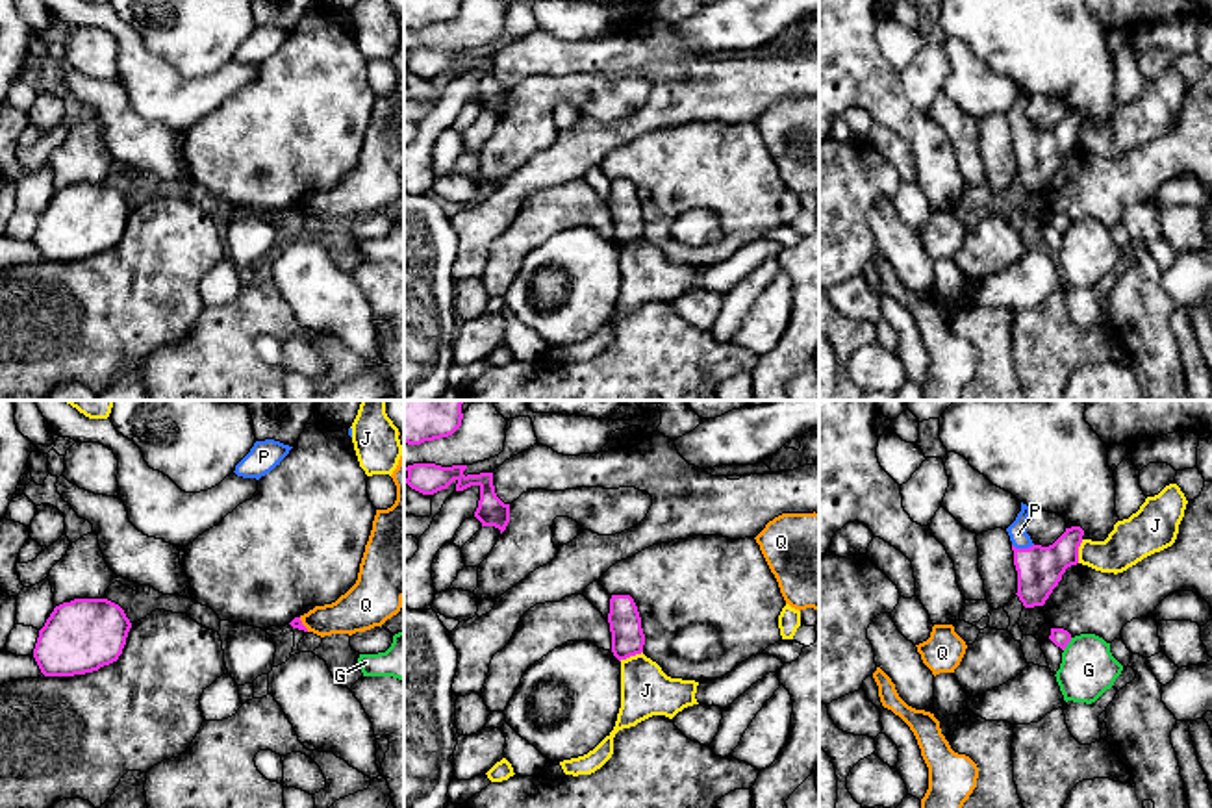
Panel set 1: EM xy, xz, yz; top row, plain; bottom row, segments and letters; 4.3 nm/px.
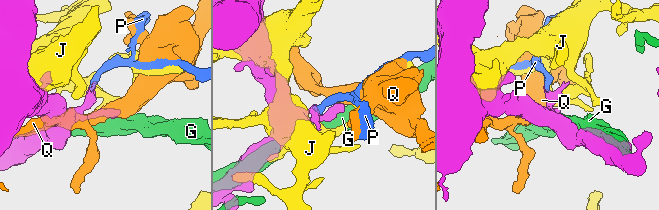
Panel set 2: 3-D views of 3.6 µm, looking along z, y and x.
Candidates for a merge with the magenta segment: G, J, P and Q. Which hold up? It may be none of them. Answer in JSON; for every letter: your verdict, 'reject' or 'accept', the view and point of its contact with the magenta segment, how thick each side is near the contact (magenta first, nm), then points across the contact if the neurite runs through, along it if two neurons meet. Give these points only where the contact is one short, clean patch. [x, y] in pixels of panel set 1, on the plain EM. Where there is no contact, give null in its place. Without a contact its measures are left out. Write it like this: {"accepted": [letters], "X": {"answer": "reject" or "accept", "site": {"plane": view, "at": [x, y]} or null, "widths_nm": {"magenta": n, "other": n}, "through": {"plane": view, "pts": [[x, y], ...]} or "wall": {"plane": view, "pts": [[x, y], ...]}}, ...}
{"accepted": ["P"], "G": {"answer": "reject", "site": {"plane": "yz", "at": [1068, 227]}, "widths_nm": {"magenta": 80, "other": 240}}, "J": {"answer": "reject", "site": {"plane": "yz", "at": [1077, 136]}, "widths_nm": {"magenta": 200, "other": 190}}, "P": {"answer": "accept", "site": {"plane": "yz", "at": [1023, 134]}, "widths_nm": {"magenta": 200, "other": 80}, "through": {"plane": "yz", "pts": [[1040, 154], [1023, 134], [1018, 119]]}}, "Q": {"answer": "reject", "site": {"plane": "xy", "at": [302, 210]}, "widths_nm": {"magenta": 50, "other": 190}}}

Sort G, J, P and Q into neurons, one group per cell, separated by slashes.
G / J / P / Q

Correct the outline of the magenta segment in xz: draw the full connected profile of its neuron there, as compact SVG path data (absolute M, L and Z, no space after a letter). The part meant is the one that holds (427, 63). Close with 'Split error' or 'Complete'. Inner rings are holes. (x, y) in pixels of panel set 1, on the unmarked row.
M413 48L406 52L406 69L423 80L434 80L441 74L447 74L454 65L458 67L456 76L478 70L480 85L474 102L482 107L482 111L495 111L502 119L510 107L510 89L504 89L497 82L493 57L465 61L465 54L467 50L441 52L436 48Z. Complete

